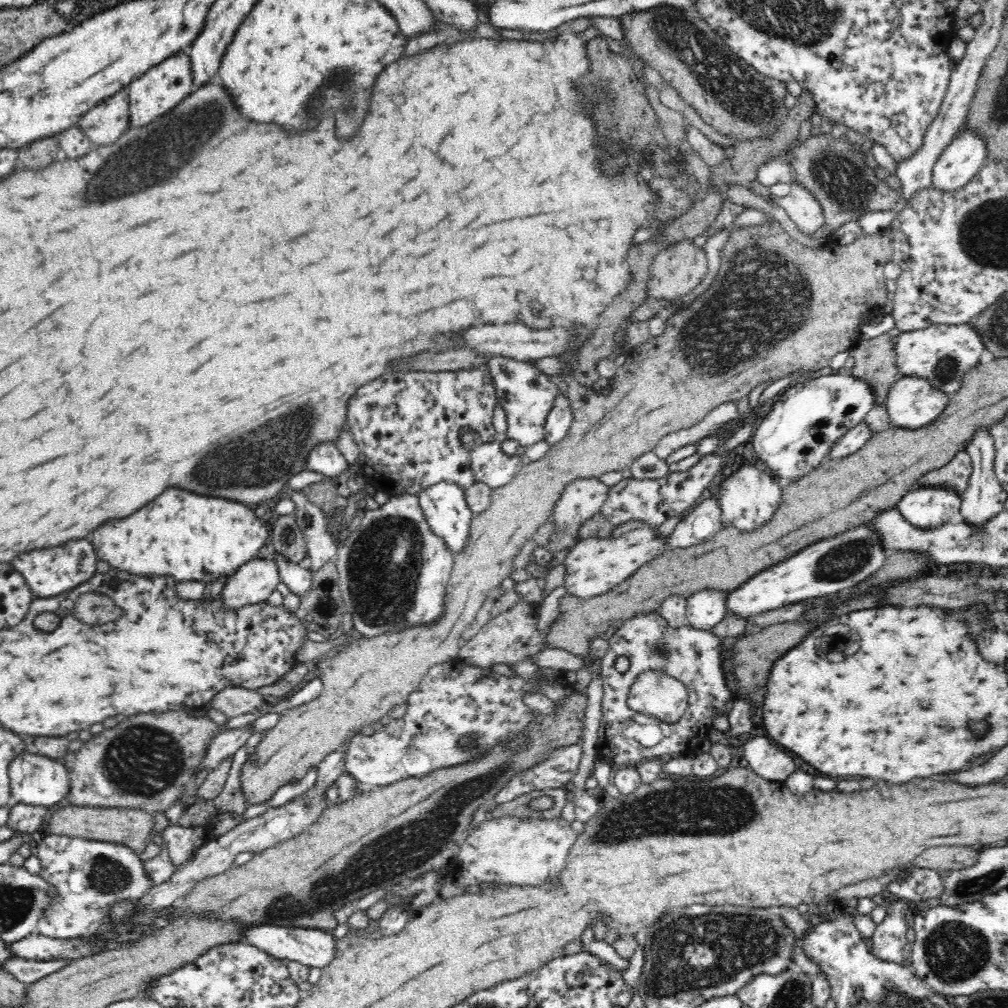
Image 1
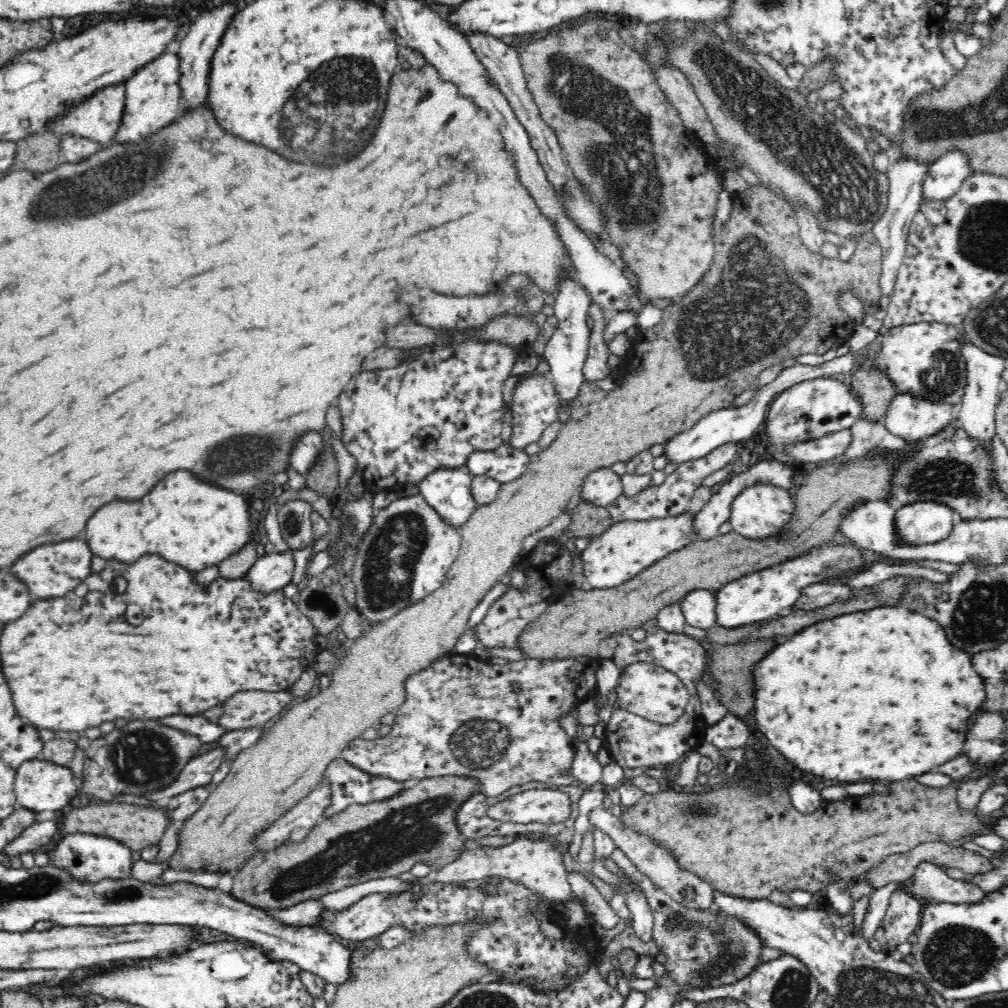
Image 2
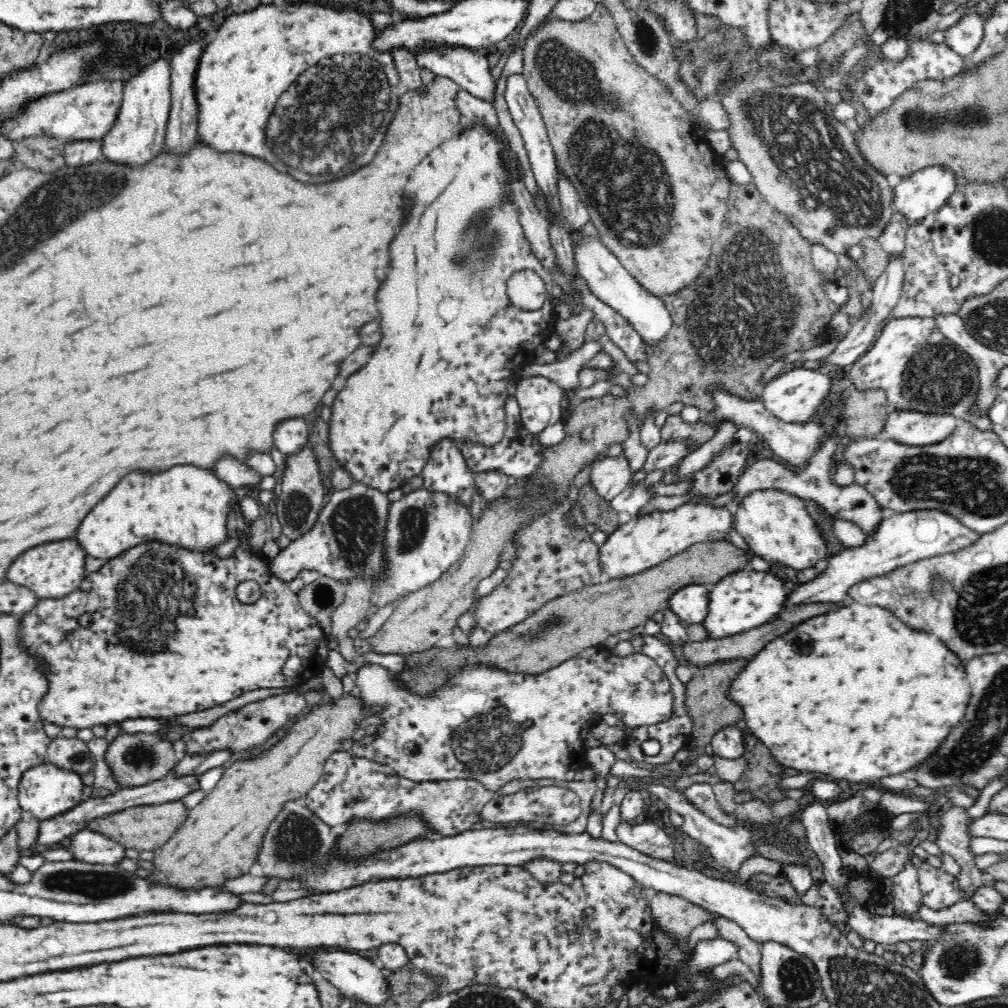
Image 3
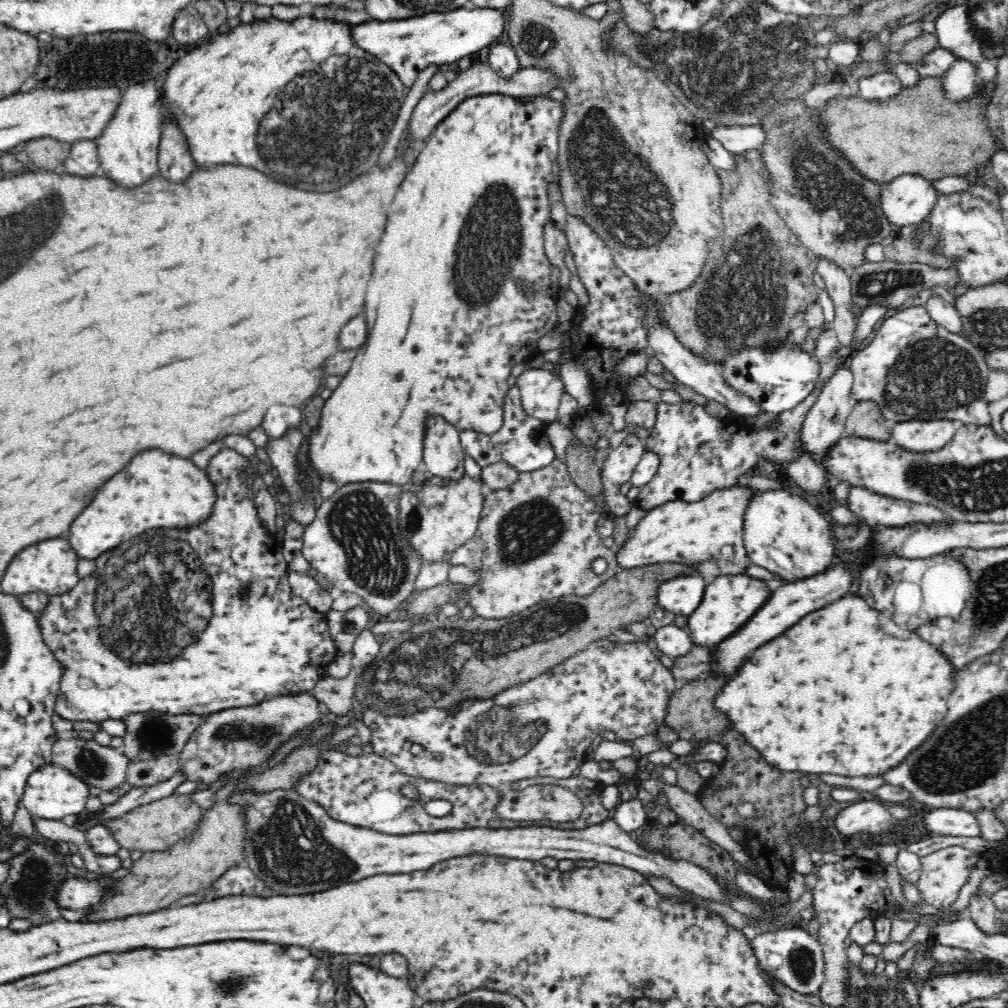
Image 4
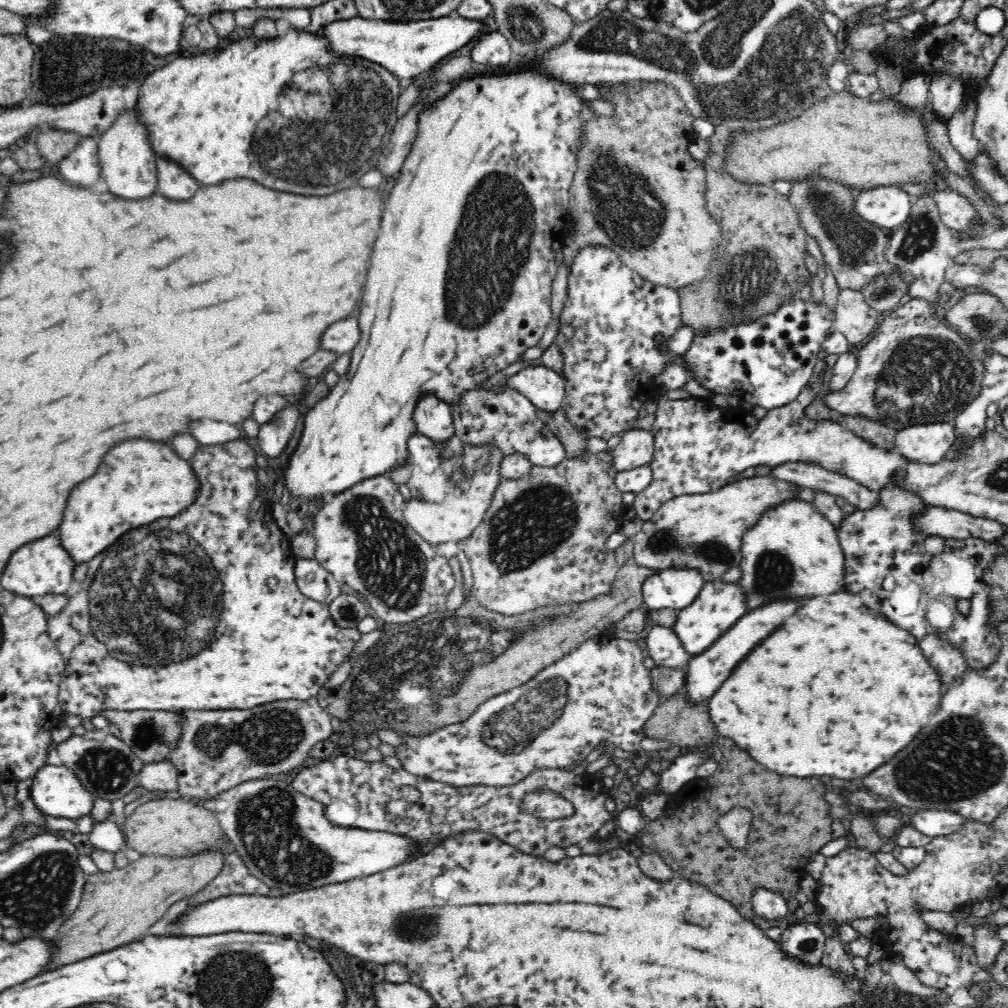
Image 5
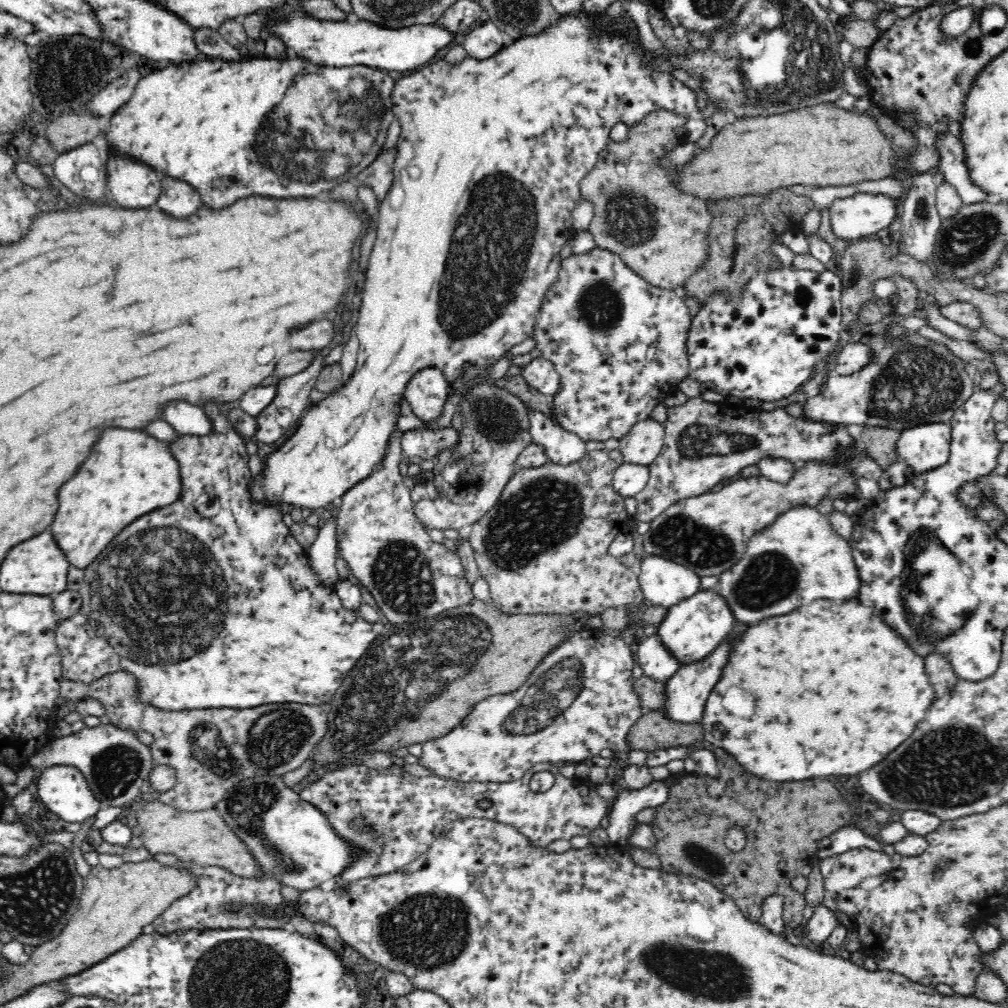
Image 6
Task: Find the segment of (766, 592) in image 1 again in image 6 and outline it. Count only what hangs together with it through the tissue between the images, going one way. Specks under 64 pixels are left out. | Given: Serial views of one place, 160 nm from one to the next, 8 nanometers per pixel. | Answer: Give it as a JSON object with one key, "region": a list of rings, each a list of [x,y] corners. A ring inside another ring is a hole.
{"region":[[[701,588],[694,596],[667,610],[666,618],[659,624],[657,634],[662,645],[684,665],[706,659],[726,638],[726,634],[730,634],[735,623],[735,616],[723,595],[717,589]]]}

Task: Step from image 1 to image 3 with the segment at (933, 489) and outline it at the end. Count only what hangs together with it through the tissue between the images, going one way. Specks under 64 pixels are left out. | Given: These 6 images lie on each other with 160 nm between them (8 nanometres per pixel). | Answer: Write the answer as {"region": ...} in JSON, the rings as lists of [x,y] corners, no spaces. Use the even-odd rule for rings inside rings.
{"region":[[[924,508],[922,510],[910,510],[882,519],[882,522],[875,528],[875,531],[866,539],[866,542],[859,547],[849,547],[840,551],[828,560],[825,560],[824,570],[814,580],[802,583],[790,592],[786,605],[790,604],[810,604],[810,602],[843,602],[846,592],[852,584],[856,584],[866,578],[882,576],[892,572],[897,568],[902,568],[907,564],[918,562],[918,560],[937,557],[946,553],[956,552],[979,538],[976,531],[971,530],[962,524],[955,516],[936,508]]]}

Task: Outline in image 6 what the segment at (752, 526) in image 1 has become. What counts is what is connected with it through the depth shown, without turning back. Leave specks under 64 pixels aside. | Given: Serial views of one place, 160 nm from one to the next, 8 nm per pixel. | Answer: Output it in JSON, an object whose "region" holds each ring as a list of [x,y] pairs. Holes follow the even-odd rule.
{"region":[[[815,506],[790,508],[780,514],[770,526],[750,538],[742,558],[730,570],[719,575],[716,589],[726,599],[735,619],[744,624],[792,612],[798,606],[826,596],[832,600],[850,600],[858,596],[860,588],[853,553],[850,543],[832,528],[827,515],[820,513]]]}

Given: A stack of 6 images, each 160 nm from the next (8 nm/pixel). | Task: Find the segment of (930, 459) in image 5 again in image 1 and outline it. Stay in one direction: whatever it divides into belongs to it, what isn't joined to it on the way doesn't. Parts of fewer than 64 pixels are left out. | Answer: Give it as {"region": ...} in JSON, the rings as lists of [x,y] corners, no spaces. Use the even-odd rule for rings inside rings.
{"region":[[[901,376],[890,388],[885,404],[891,424],[902,428],[922,428],[936,420],[950,402],[950,394],[919,376]]]}

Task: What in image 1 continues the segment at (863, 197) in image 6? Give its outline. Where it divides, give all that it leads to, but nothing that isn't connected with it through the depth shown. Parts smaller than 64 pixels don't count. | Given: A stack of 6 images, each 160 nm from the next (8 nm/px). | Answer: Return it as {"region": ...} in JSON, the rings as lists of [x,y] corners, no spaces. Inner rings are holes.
{"region":[[[964,126],[938,157],[933,186],[945,192],[963,188],[986,164],[988,154],[985,138]]]}

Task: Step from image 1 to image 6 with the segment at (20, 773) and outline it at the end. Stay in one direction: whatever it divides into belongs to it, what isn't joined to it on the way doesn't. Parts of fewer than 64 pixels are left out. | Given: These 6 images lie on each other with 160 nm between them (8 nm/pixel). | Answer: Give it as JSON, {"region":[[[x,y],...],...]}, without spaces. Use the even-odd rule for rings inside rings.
{"region":[[[58,764],[46,766],[41,772],[42,776],[37,781],[38,796],[49,812],[53,812],[77,828],[84,820],[95,816],[100,810],[100,801],[90,791],[84,776],[77,768]]]}

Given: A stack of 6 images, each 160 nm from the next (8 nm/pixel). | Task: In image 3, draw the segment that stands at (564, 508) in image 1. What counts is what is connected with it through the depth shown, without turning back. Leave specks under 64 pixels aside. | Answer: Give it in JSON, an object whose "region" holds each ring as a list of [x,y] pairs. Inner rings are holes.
{"region":[[[624,453],[618,457],[606,456],[604,459],[594,460],[589,473],[589,484],[605,501],[618,496],[632,480],[632,471]]]}

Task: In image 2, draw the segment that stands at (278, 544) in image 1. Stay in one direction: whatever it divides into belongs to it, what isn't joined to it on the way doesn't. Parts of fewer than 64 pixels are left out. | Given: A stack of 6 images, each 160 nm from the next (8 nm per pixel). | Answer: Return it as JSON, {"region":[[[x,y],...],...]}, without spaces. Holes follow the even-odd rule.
{"region":[[[292,500],[280,506],[277,519],[280,523],[280,535],[290,550],[302,550],[312,542],[312,506],[302,500]]]}

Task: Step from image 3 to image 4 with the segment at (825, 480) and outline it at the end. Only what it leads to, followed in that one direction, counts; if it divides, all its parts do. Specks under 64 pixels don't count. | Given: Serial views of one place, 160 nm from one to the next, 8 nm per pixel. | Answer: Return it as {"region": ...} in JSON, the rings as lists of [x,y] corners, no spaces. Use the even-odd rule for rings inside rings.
{"region":[[[846,364],[841,366],[825,382],[816,402],[808,410],[804,422],[802,422],[800,430],[801,444],[806,448],[806,451],[816,465],[820,465],[822,469],[824,469],[823,466],[826,464],[826,458],[832,452],[833,446],[845,436],[845,422],[850,412],[852,412],[853,404],[856,402],[851,395],[852,387],[852,373],[850,373],[848,364]]]}

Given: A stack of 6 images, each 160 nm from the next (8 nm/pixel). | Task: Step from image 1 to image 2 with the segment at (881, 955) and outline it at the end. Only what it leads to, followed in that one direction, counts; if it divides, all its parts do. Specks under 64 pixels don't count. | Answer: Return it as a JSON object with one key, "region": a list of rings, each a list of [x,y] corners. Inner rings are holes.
{"region":[[[900,888],[892,893],[881,929],[884,931],[884,940],[881,942],[885,951],[896,950],[899,944],[908,942],[908,938],[917,932],[921,924],[924,902],[916,899],[914,895]]]}

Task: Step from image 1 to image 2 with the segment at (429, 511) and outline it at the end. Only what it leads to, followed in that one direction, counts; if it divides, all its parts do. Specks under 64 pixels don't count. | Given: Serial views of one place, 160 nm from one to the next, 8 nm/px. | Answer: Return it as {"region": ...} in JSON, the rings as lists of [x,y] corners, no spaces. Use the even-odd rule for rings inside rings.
{"region":[[[438,469],[419,482],[419,494],[440,515],[444,523],[458,530],[478,507],[470,492],[470,480],[472,475],[466,469]]]}

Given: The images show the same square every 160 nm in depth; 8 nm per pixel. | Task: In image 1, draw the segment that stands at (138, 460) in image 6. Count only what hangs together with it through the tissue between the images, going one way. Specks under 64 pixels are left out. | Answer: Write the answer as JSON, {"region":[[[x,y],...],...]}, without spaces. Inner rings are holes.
{"region":[[[176,488],[174,492],[164,492],[158,502],[152,502],[140,508],[136,514],[124,520],[112,520],[106,526],[100,526],[92,532],[94,550],[100,560],[110,560],[110,566],[122,569],[136,576],[172,576],[174,581],[202,582],[207,585],[220,577],[228,578],[233,575],[243,564],[256,559],[258,550],[264,546],[271,530],[263,523],[263,518],[254,514],[254,508],[235,500],[220,500],[198,496],[186,490]]]}

